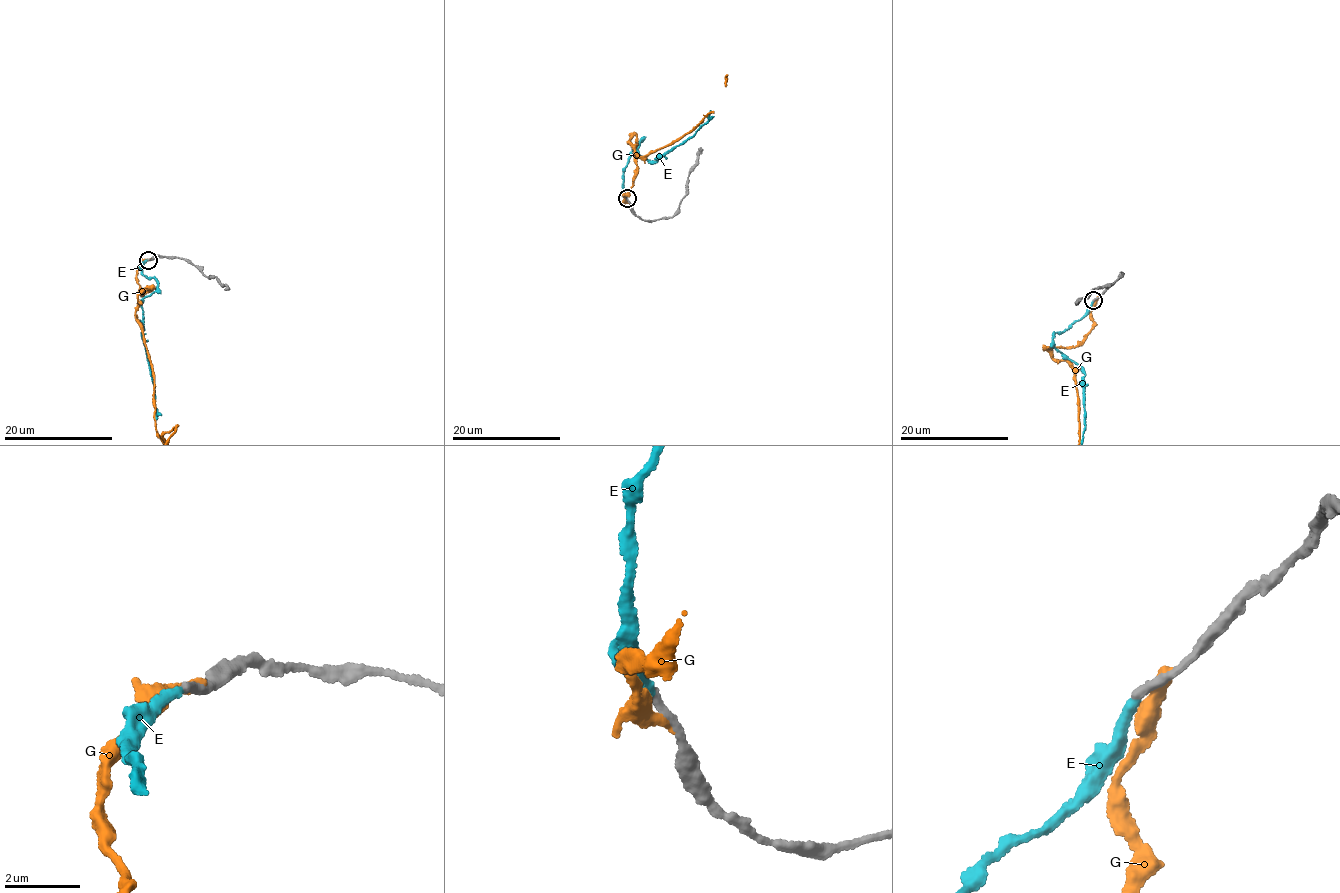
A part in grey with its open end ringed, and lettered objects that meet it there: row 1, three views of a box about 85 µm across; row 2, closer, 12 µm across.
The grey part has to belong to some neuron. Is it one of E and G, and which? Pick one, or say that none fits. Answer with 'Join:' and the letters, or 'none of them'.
Join: E

